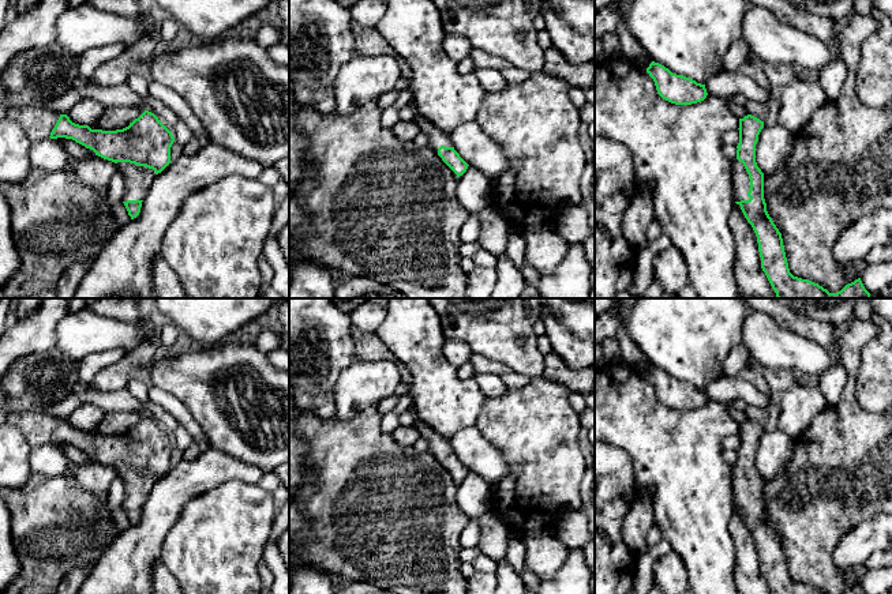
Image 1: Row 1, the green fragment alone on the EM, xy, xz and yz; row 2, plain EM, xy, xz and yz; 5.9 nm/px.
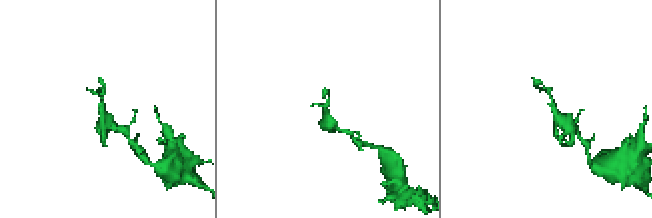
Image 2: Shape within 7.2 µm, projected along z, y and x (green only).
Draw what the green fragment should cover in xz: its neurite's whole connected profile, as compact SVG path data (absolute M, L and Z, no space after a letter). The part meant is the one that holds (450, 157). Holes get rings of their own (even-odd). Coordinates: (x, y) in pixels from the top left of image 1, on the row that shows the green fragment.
M420 113L415 121L420 127L421 132L428 138L428 147L442 158L442 161L457 174L457 177L462 176L469 165L454 150L453 143L449 139L449 134L436 128Z

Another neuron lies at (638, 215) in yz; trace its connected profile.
M646 188L638 198L631 199L621 222L622 232L636 252L644 248L646 243L646 230L652 219L653 199Z

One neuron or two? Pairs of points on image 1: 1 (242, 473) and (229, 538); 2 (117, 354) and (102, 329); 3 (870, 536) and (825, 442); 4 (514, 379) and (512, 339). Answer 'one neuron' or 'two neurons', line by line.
1: two neurons
2: two neurons
3: two neurons
4: two neurons

